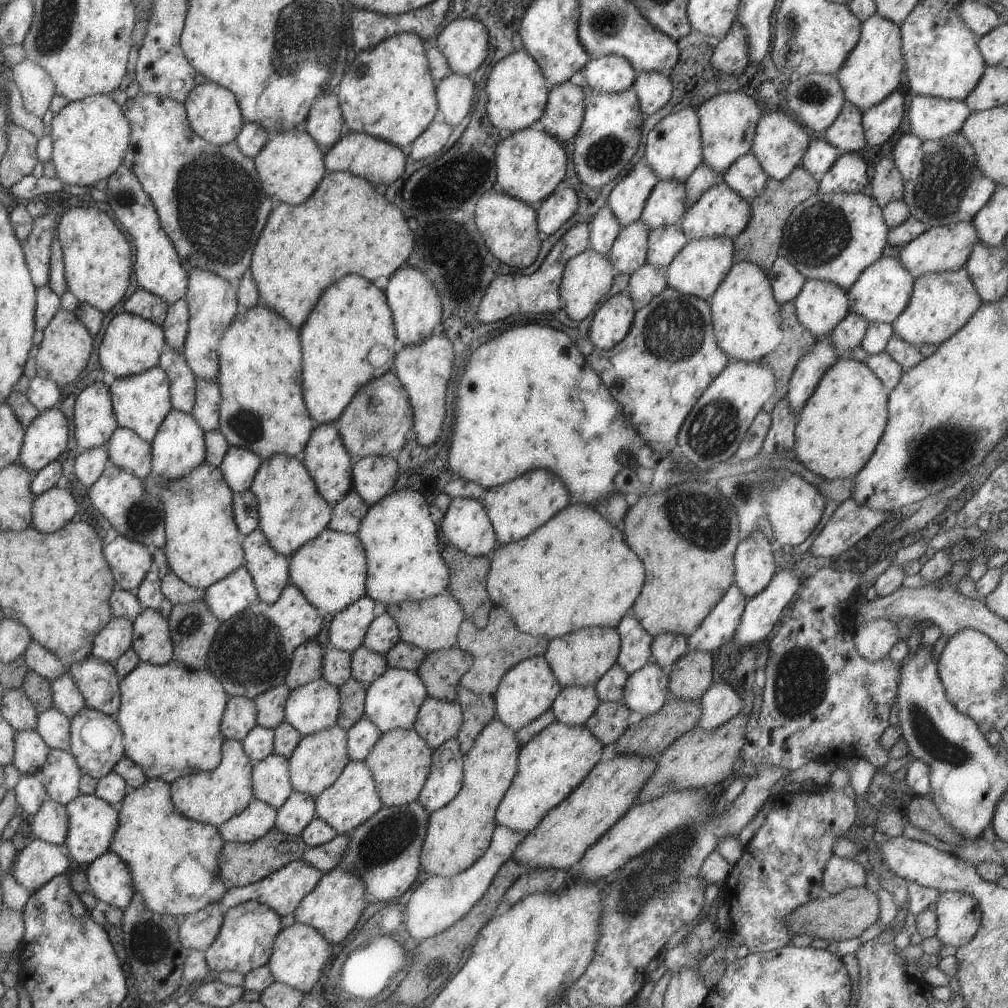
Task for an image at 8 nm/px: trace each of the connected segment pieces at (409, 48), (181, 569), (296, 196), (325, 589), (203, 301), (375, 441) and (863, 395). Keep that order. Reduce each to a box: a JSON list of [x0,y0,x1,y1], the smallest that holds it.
[[335,32,438,148],[142,462,244,590],[253,127,327,206],[288,528,366,615],[182,268,237,380],[337,371,413,460],[794,358,887,480]]

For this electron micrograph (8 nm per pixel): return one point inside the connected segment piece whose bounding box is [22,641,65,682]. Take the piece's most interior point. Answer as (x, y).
(38, 659)

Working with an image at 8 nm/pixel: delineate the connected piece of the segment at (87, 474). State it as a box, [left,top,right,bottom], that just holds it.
[73,446,109,490]

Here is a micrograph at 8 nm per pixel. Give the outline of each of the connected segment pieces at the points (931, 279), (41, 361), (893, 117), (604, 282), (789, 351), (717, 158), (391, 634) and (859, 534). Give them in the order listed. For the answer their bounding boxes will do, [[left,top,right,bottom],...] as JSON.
[[892,267,982,347],[35,308,93,387],[861,90,905,146],[559,248,615,321],[758,301,816,413],[696,92,764,176],[363,609,399,656],[808,497,889,558]]

